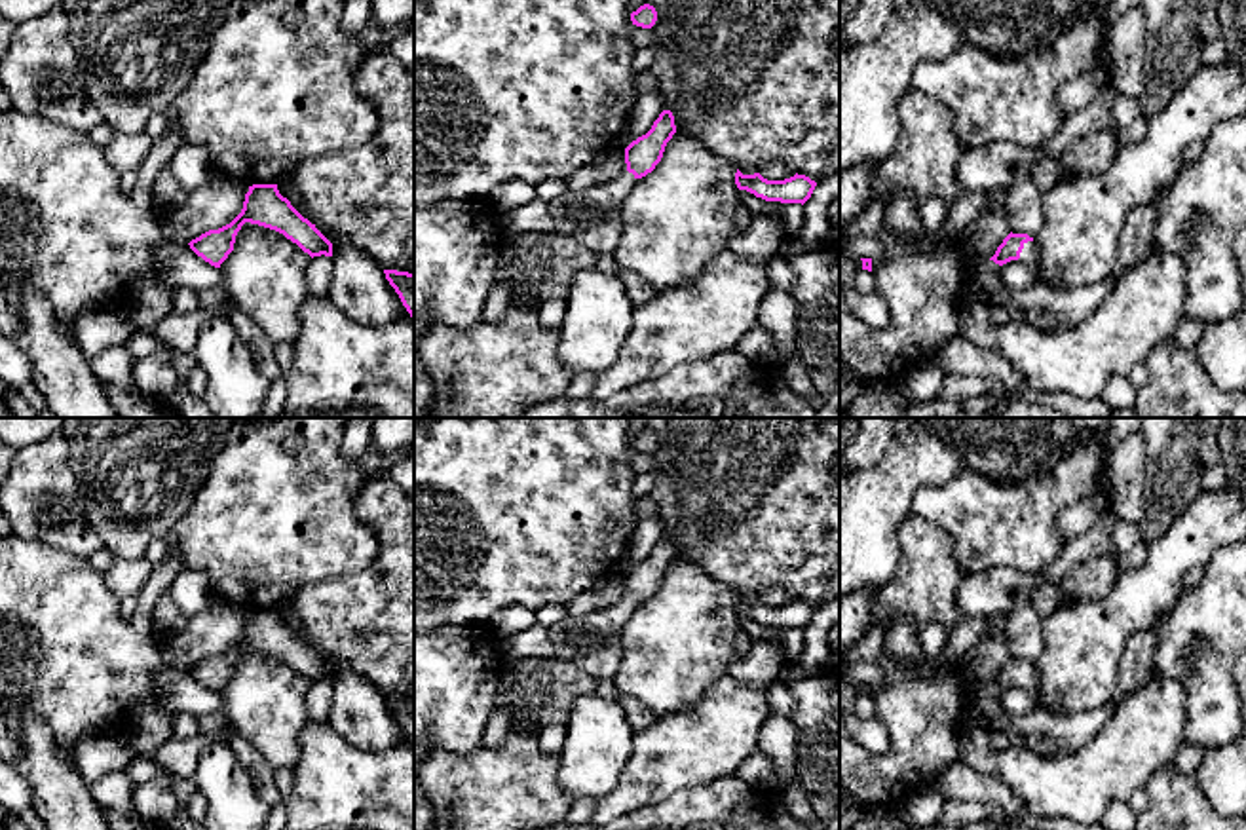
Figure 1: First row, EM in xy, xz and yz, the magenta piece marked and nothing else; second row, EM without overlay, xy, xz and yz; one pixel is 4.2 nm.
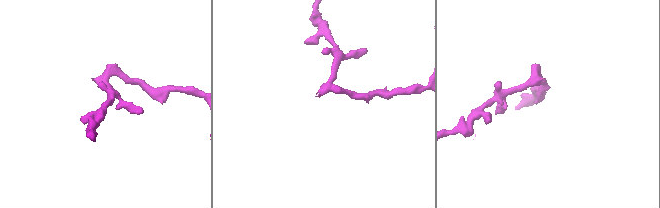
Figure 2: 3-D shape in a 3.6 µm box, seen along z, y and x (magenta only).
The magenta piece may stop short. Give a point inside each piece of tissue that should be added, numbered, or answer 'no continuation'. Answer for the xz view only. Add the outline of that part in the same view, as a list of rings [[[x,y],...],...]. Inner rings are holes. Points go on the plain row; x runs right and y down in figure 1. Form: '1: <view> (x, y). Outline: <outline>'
1: xz (593, 642). Outline: [[[625,596],[610,608],[557,621],[547,629],[553,657],[574,663],[595,680],[614,678],[621,665],[621,632],[636,606]]]

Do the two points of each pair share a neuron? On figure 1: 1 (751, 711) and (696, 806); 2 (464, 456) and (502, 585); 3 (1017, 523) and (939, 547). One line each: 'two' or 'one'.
1: two
2: one
3: two

